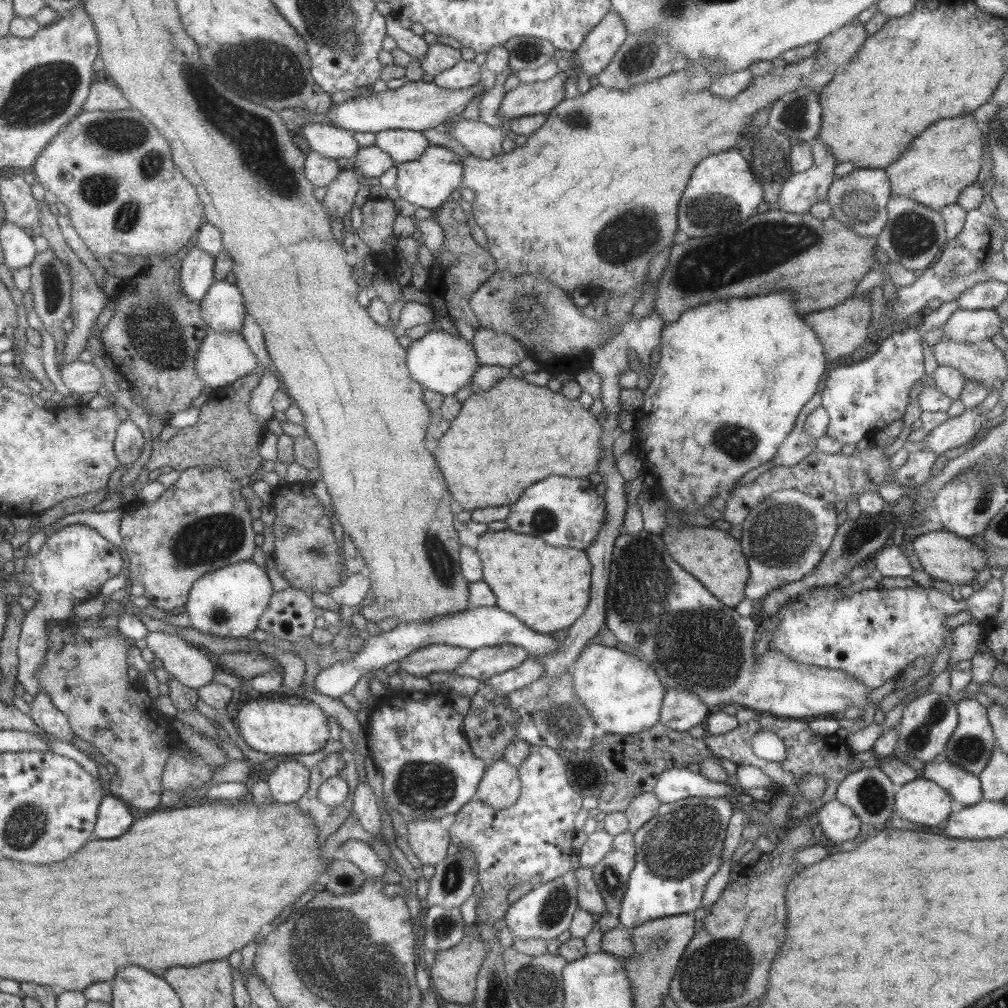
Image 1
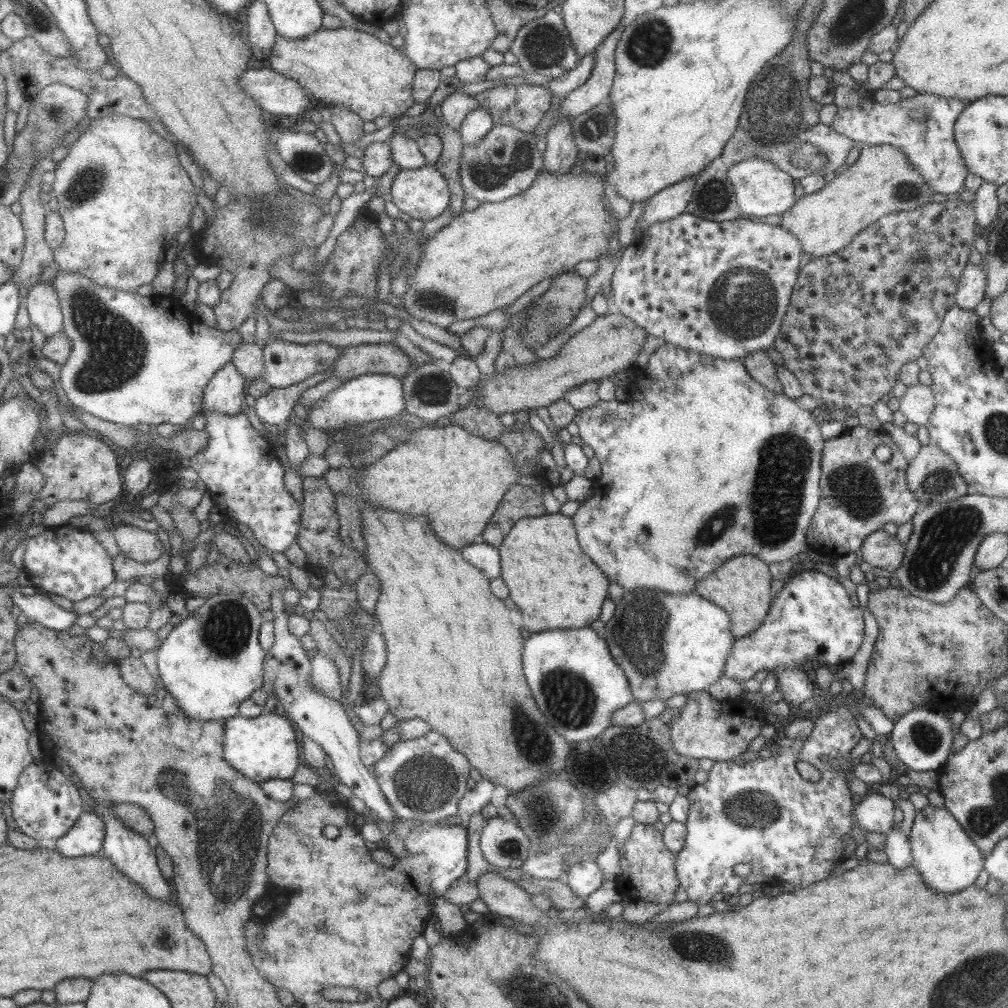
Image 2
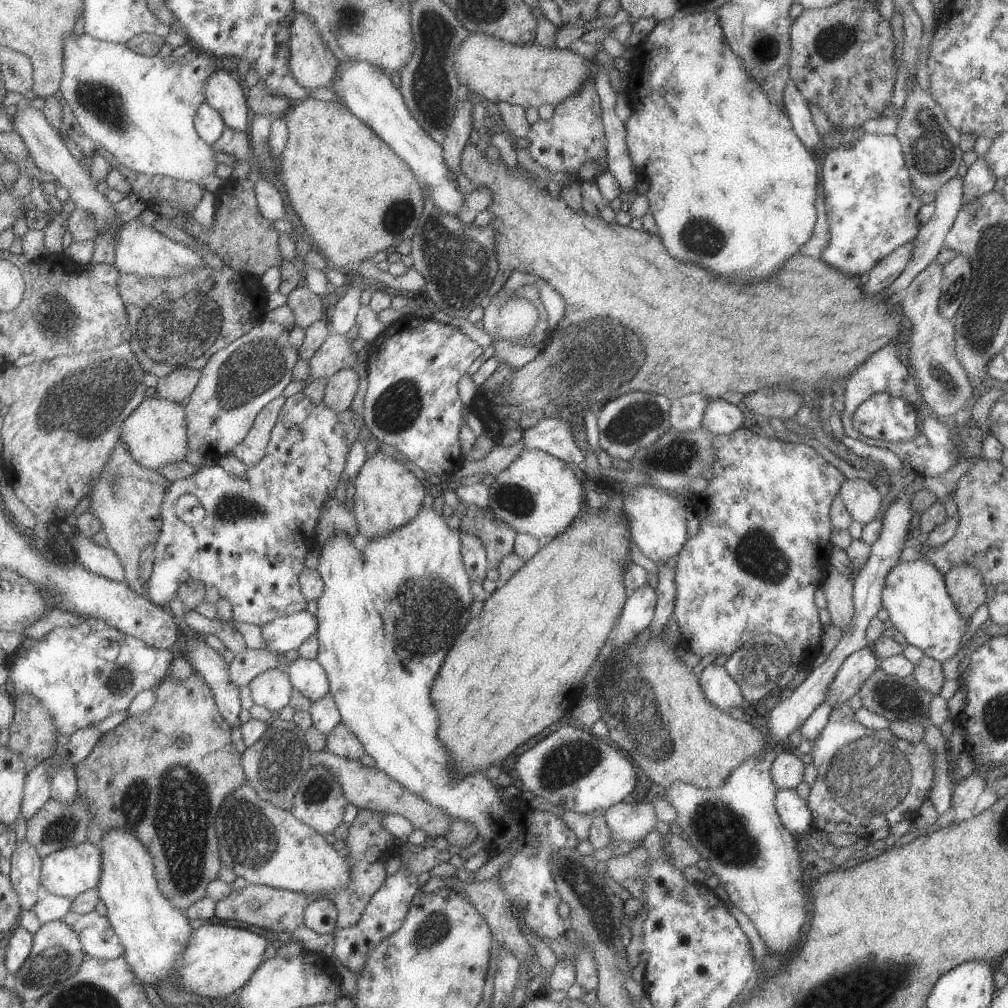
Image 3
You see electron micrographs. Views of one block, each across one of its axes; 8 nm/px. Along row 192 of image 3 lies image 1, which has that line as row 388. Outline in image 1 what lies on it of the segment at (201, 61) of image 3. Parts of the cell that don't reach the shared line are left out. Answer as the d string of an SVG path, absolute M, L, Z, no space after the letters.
M209 330L203 337L195 358L195 376L201 379L204 387L211 390L233 384L235 380L254 373L258 367L252 350L248 347L244 336L240 332L218 333Z

